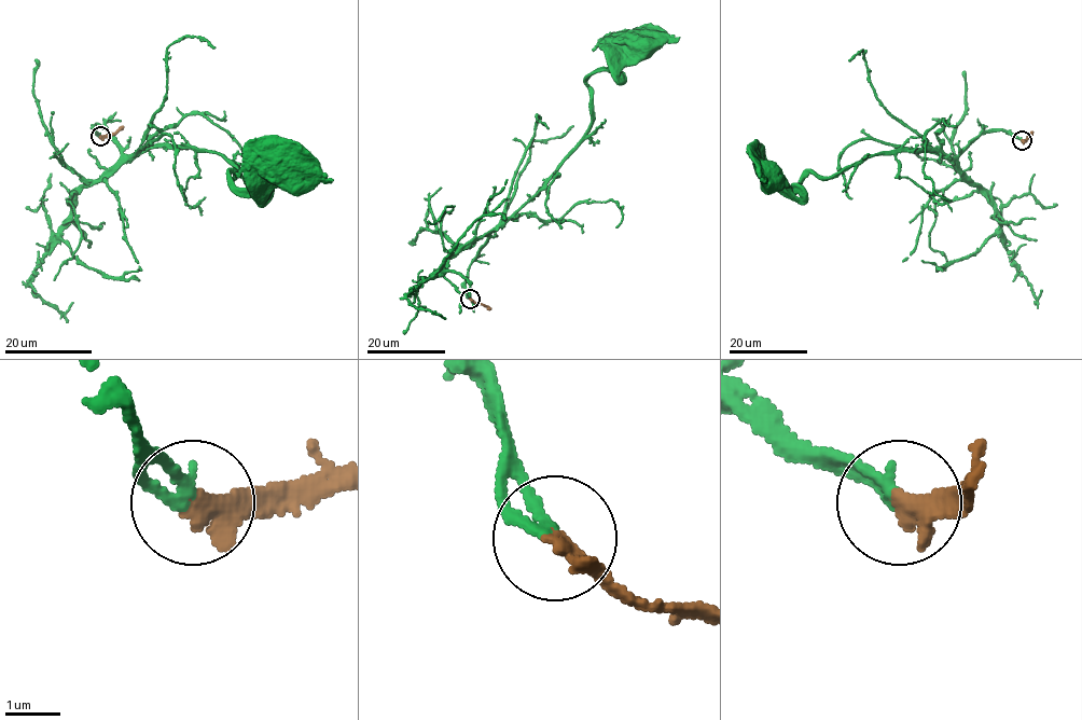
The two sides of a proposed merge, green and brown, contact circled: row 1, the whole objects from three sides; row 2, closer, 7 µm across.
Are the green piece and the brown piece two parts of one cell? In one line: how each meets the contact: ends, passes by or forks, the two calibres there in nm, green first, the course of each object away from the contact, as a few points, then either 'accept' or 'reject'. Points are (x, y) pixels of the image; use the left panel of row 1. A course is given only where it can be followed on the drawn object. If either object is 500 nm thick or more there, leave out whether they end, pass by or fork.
green ends there; brown ends there; 240 nm thick on the green side, 360 nm on the other; green runs (100, 136), (97, 125), (127, 155), (157, 147), (219, 153), (237, 188), (264, 199), (281, 171); brown runs (100, 136), (113, 135), (123, 126); accept

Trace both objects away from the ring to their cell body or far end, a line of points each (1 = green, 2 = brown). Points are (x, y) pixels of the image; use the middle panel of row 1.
1: (470, 299), (470, 263), (487, 237), (541, 188), (592, 122), (586, 80), (599, 69), (621, 77), (634, 41)
2: (470, 299), (490, 308)

